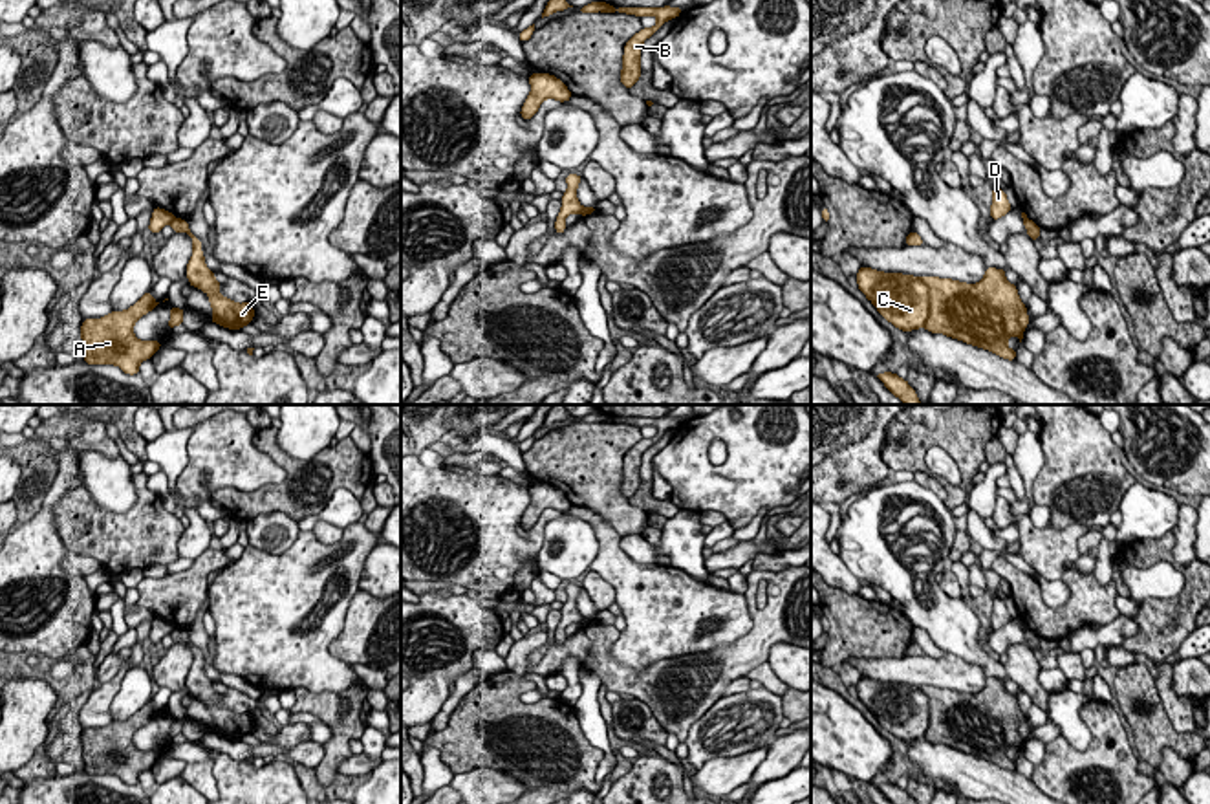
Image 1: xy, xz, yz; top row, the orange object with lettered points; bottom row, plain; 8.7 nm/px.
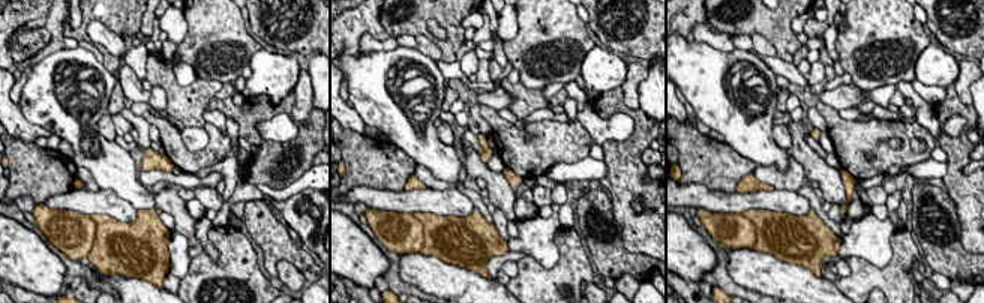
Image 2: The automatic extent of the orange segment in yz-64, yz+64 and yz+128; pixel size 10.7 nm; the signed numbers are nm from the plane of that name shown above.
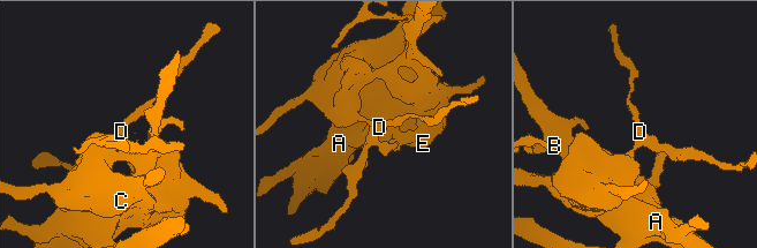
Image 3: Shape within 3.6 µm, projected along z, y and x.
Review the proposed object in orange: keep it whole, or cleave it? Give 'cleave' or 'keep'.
cleave

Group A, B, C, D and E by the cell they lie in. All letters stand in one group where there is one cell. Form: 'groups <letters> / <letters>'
groups A B E / C D

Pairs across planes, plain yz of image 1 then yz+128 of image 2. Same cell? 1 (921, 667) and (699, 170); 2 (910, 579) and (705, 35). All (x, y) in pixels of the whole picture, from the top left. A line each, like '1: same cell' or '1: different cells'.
1: different cells
2: different cells

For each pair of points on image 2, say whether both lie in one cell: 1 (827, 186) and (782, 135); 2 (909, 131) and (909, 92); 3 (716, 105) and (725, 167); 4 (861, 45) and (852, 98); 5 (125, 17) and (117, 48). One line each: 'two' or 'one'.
1: two
2: two
3: two
4: two
5: two

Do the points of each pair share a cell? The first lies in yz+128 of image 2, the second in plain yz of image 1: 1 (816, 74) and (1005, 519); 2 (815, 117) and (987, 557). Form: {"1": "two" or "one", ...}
{"1": "one", "2": "one"}

